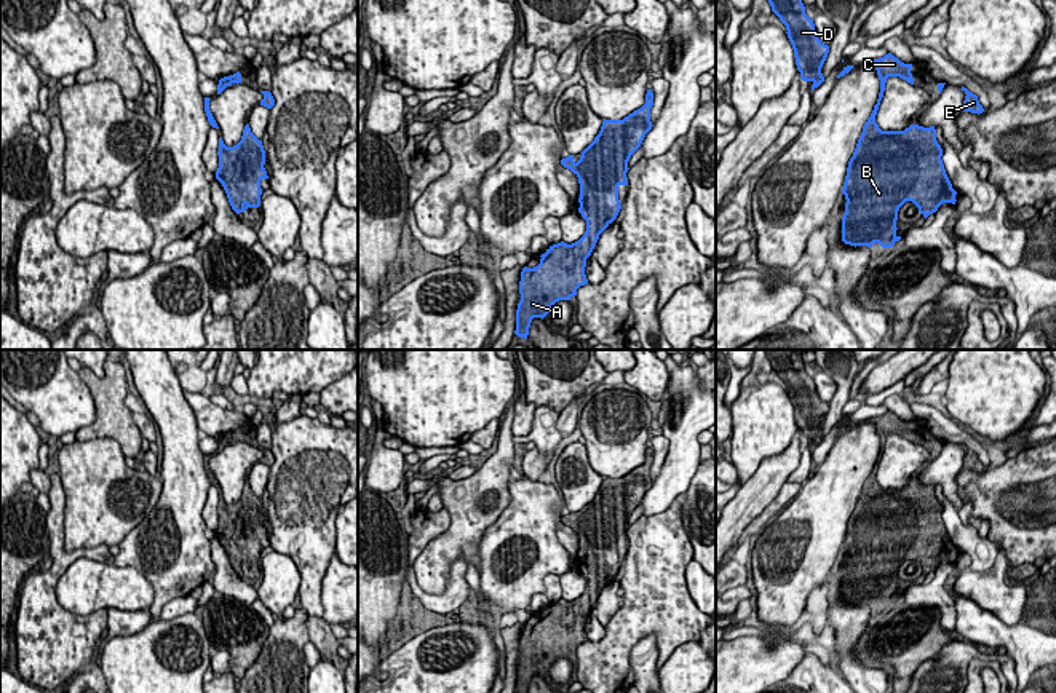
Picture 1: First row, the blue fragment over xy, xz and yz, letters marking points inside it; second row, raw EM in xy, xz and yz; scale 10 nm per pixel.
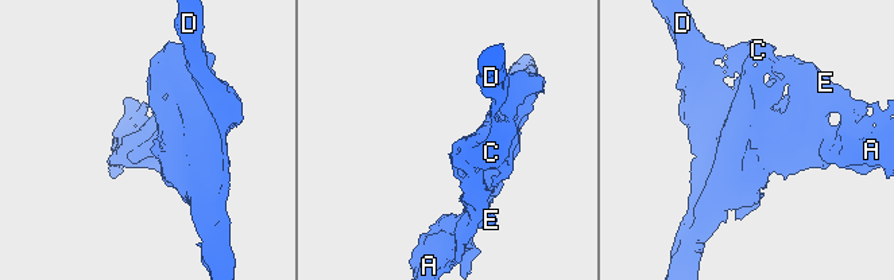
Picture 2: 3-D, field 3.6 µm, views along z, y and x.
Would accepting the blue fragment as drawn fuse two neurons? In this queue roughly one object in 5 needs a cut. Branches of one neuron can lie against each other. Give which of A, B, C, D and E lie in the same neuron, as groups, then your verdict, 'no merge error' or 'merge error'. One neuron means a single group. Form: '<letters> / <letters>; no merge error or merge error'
A B C D E; no merge error

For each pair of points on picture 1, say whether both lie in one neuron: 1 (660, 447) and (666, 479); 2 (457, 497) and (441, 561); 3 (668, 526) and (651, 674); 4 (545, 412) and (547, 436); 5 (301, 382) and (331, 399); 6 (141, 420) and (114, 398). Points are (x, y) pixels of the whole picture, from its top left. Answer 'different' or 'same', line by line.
1: different
2: same
3: different
4: same
5: different
6: different

